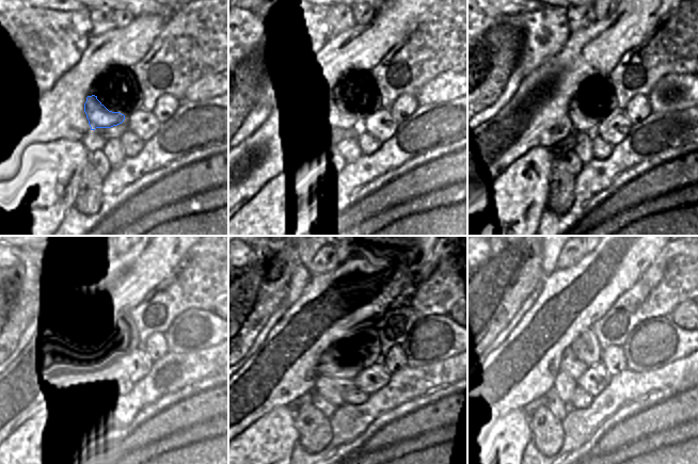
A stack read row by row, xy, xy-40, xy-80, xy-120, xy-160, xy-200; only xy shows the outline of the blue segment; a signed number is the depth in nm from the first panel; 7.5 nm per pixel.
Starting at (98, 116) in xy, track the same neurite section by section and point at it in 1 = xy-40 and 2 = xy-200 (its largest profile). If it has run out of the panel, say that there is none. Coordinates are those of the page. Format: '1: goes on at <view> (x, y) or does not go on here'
1: goes on at xy-40 (340, 118)
2: goes on at xy-200 (570, 365)

